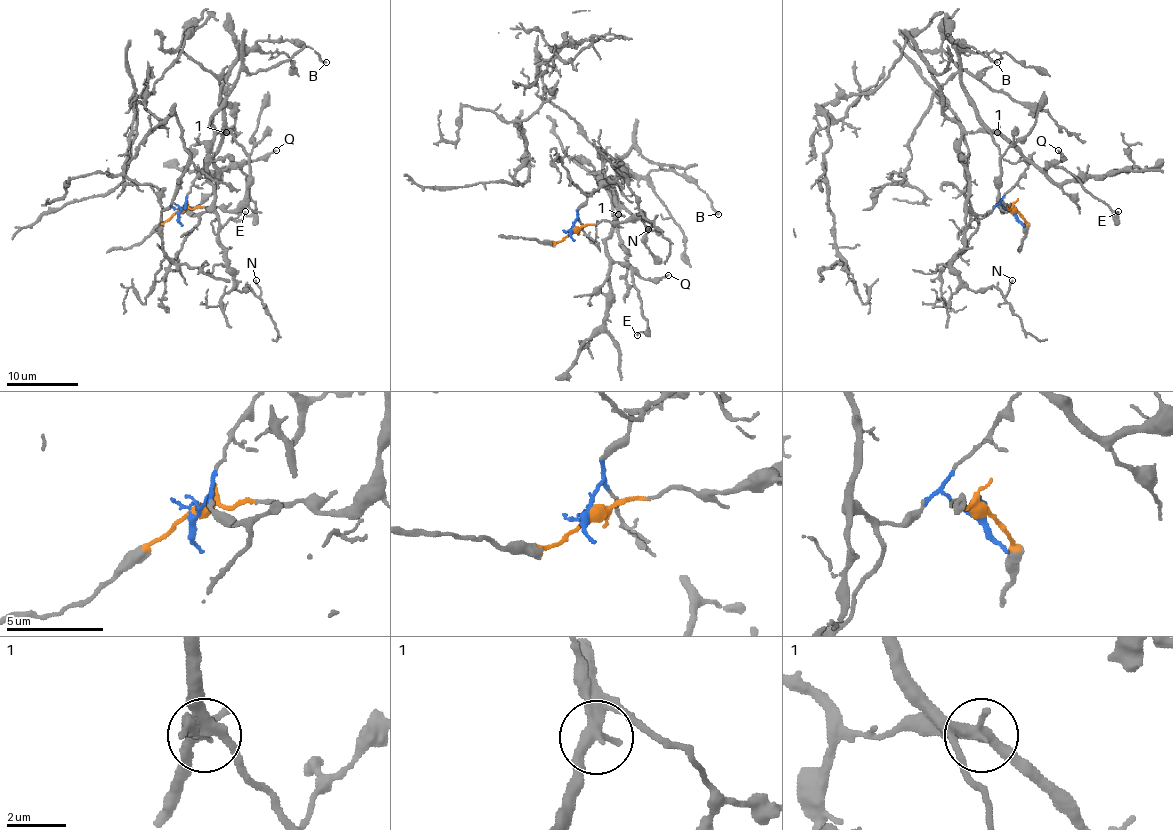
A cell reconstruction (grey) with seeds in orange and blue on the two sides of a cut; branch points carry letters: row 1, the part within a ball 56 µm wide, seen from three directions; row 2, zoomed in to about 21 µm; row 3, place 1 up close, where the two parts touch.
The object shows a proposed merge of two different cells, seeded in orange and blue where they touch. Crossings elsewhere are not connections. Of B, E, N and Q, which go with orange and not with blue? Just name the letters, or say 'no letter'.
B, E, Q

